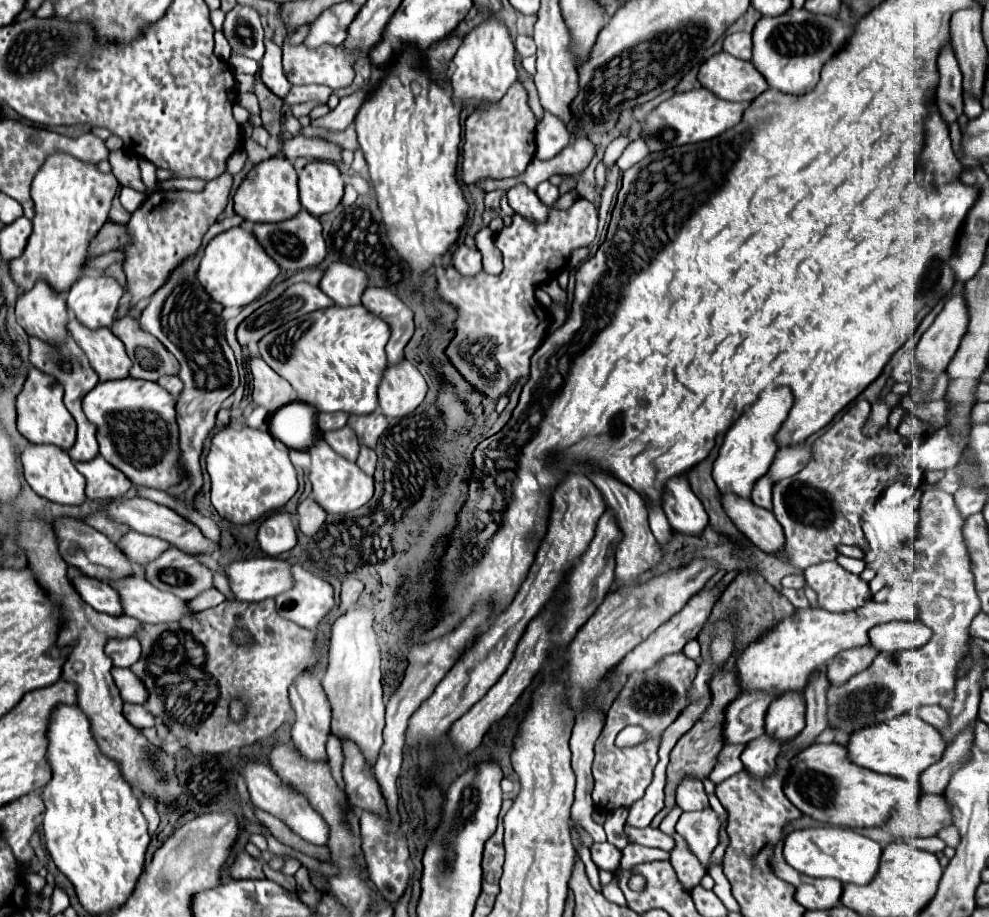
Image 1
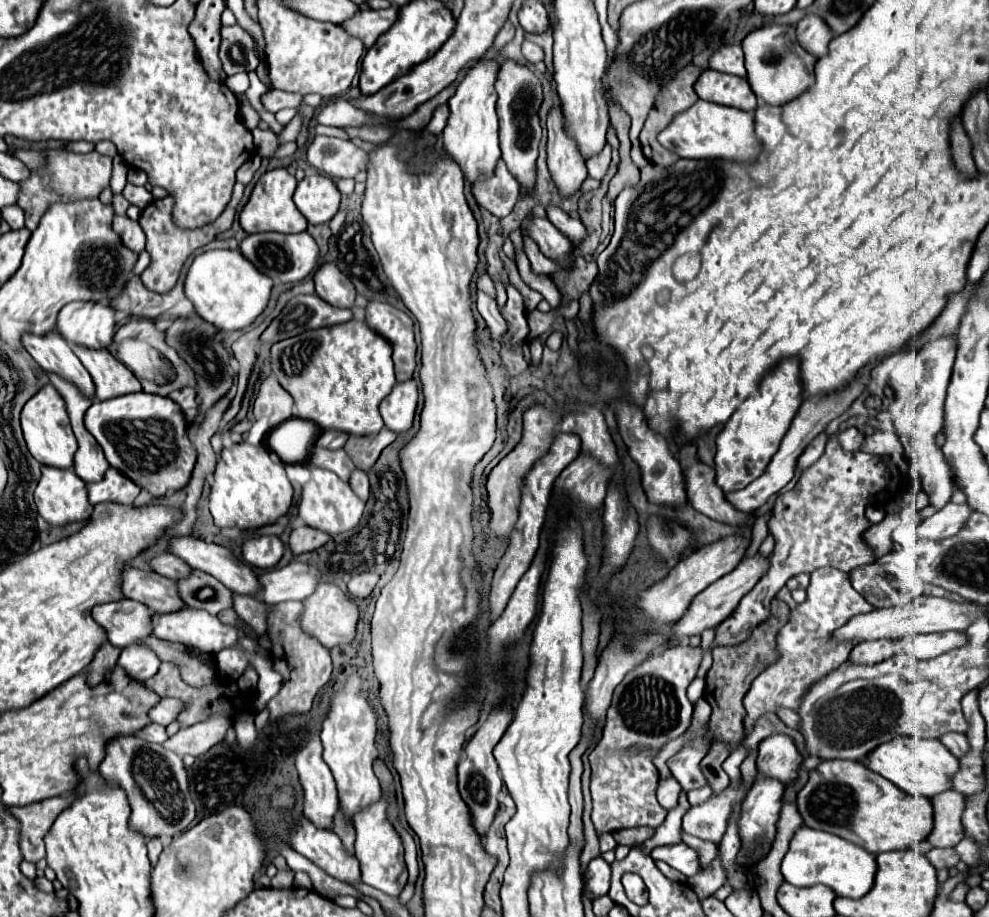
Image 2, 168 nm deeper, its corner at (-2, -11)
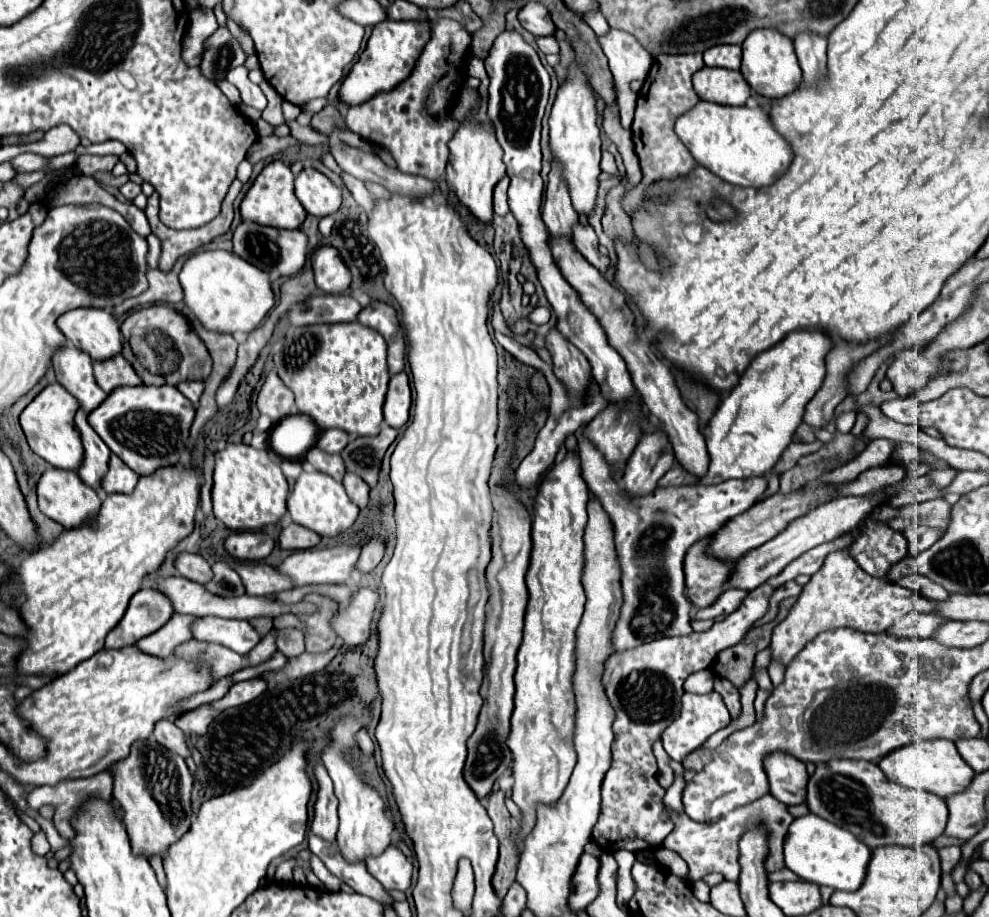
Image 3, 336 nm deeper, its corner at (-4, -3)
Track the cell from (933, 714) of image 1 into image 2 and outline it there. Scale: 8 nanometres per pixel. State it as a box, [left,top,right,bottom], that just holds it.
[942,734,970,758]

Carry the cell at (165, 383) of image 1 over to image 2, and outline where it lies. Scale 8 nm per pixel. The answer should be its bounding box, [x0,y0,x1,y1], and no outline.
[170,388,198,420]

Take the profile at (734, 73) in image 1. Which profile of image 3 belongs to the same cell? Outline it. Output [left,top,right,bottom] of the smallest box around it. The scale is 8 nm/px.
[694,66,750,106]

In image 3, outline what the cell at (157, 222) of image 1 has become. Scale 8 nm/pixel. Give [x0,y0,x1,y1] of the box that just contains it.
[144,180,242,272]

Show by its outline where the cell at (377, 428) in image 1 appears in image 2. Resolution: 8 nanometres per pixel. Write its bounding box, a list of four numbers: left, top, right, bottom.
[344,428,396,472]

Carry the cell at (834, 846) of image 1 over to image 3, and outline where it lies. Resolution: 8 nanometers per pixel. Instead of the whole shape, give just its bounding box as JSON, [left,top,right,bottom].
[784,814,872,892]

